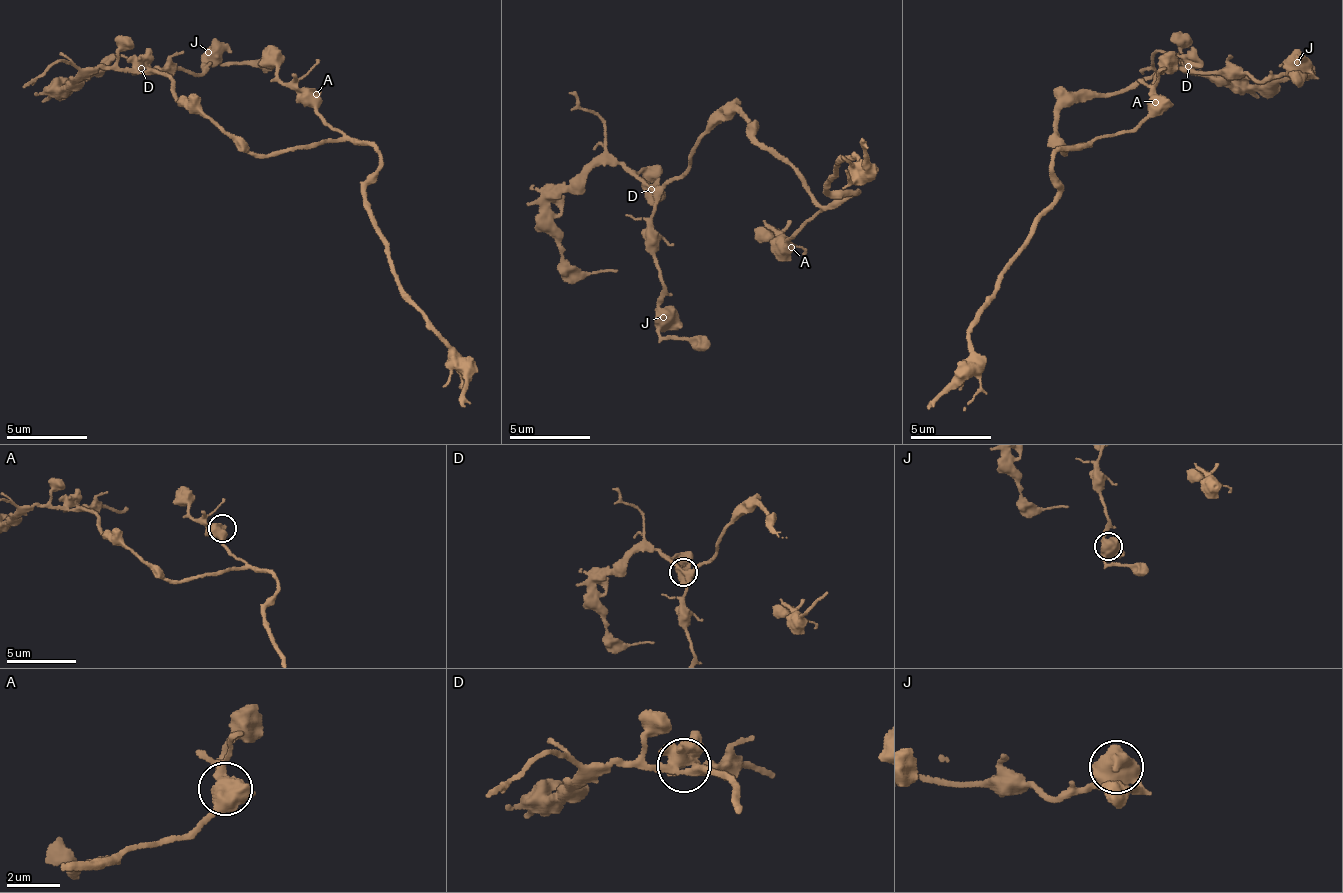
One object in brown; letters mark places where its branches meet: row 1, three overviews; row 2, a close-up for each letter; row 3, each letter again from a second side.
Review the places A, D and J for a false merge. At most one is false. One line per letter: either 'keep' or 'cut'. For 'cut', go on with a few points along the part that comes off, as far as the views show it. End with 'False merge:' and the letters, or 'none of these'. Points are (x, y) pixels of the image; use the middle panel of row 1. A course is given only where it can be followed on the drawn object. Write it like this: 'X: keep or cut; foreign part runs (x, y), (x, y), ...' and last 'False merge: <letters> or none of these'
A: keep
D: keep
J: keep
False merge: none of these

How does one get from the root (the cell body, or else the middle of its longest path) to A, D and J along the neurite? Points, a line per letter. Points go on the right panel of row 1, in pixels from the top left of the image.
A: (1062, 150), (1067, 152), (1077, 146), (1092, 147), (1102, 135), (1128, 130), (1150, 114), (1150, 106), (1155, 102)
D: (1062, 150), (1066, 149), (1057, 119), (1063, 106), (1128, 92), (1150, 75), (1187, 65)
J: (1062, 150), (1057, 119), (1074, 101), (1128, 92), (1161, 71), (1249, 72), (1269, 82), (1297, 62)

